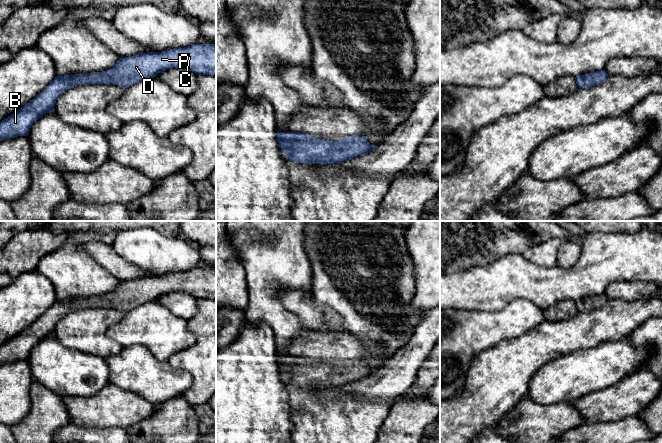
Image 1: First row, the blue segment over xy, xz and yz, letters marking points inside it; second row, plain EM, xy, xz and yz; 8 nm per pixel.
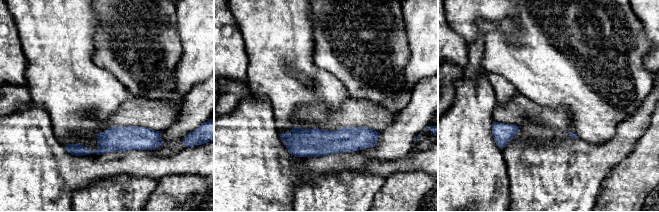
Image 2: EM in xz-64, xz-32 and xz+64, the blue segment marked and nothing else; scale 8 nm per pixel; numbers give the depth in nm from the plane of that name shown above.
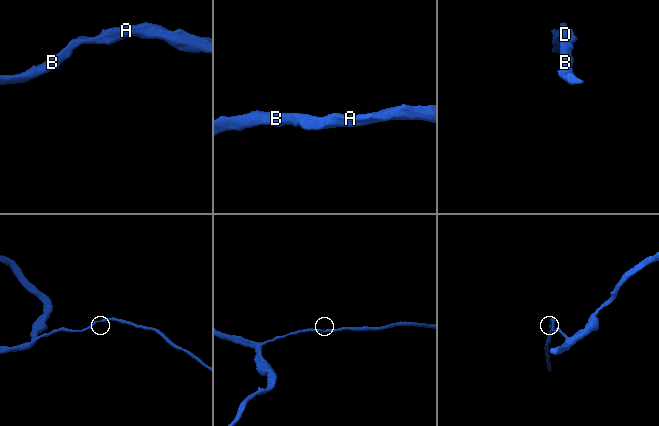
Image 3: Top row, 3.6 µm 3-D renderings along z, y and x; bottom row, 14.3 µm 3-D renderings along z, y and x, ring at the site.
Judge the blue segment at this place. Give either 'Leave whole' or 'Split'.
Leave whole

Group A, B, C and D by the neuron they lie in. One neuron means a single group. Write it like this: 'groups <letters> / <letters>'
groups A B C D

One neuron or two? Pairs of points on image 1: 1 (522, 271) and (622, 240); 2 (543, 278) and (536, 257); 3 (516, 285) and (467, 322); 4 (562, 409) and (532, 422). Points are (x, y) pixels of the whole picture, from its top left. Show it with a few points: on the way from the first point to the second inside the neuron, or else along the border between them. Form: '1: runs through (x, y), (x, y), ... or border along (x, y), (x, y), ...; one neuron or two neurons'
1: runs through (547, 277), (585, 277), (597, 265); one neuron
2: border along (521, 255), (541, 266), (556, 265); two neurons
3: border along (505, 305), (497, 310), (476, 311), (459, 309); two neurons
4: runs through (555, 416), (549, 422), (539, 422); one neuron

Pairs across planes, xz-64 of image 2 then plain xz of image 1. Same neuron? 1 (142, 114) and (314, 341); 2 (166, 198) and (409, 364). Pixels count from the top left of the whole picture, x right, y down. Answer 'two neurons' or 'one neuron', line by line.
1: one neuron
2: two neurons

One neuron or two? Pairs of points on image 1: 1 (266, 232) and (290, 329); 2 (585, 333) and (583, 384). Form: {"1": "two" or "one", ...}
{"1": "one", "2": "two"}

